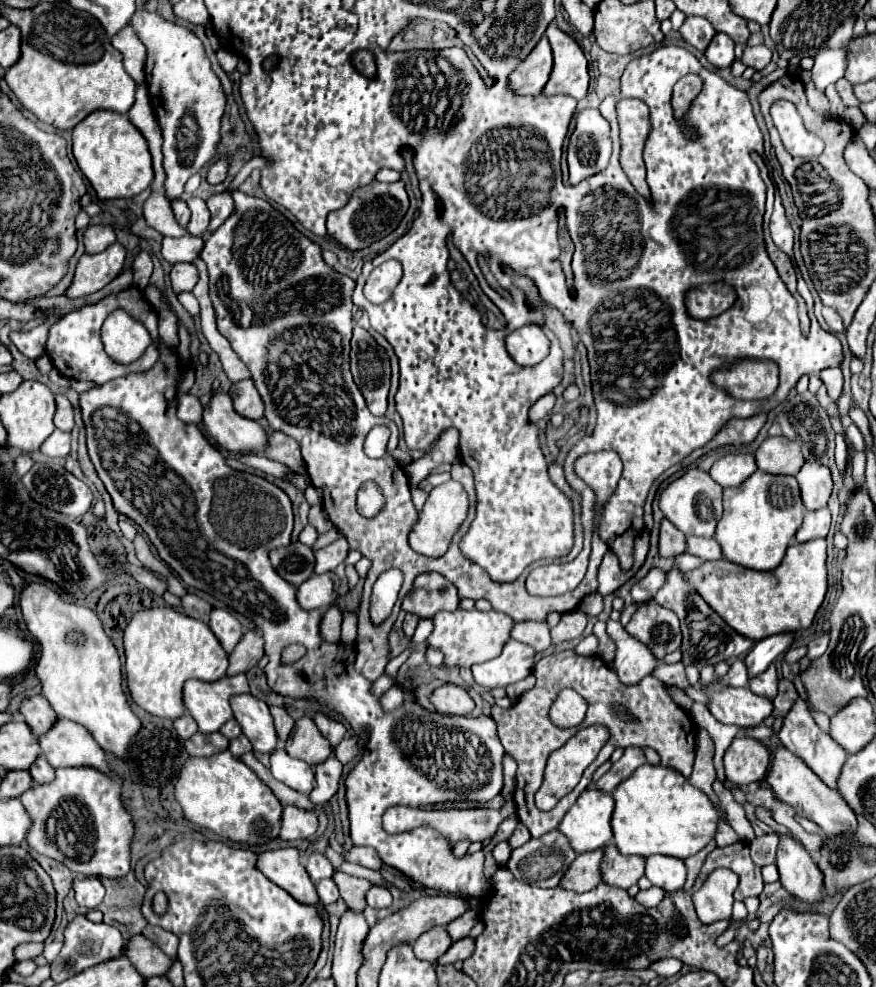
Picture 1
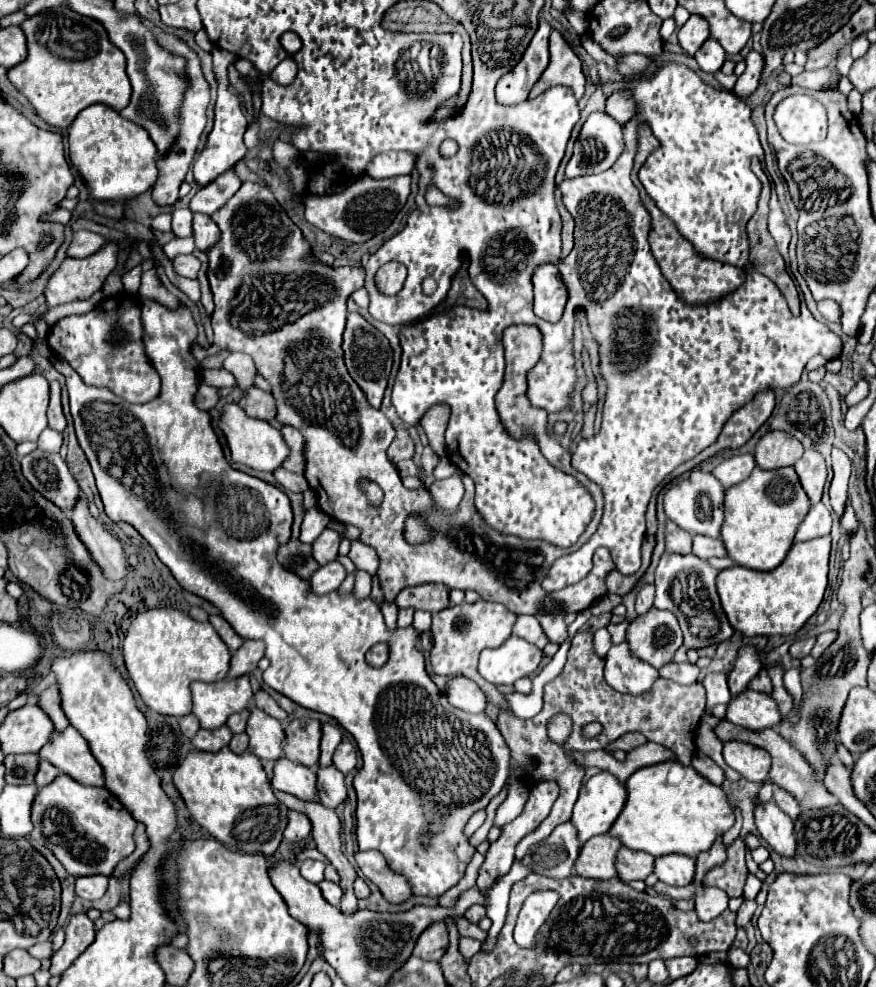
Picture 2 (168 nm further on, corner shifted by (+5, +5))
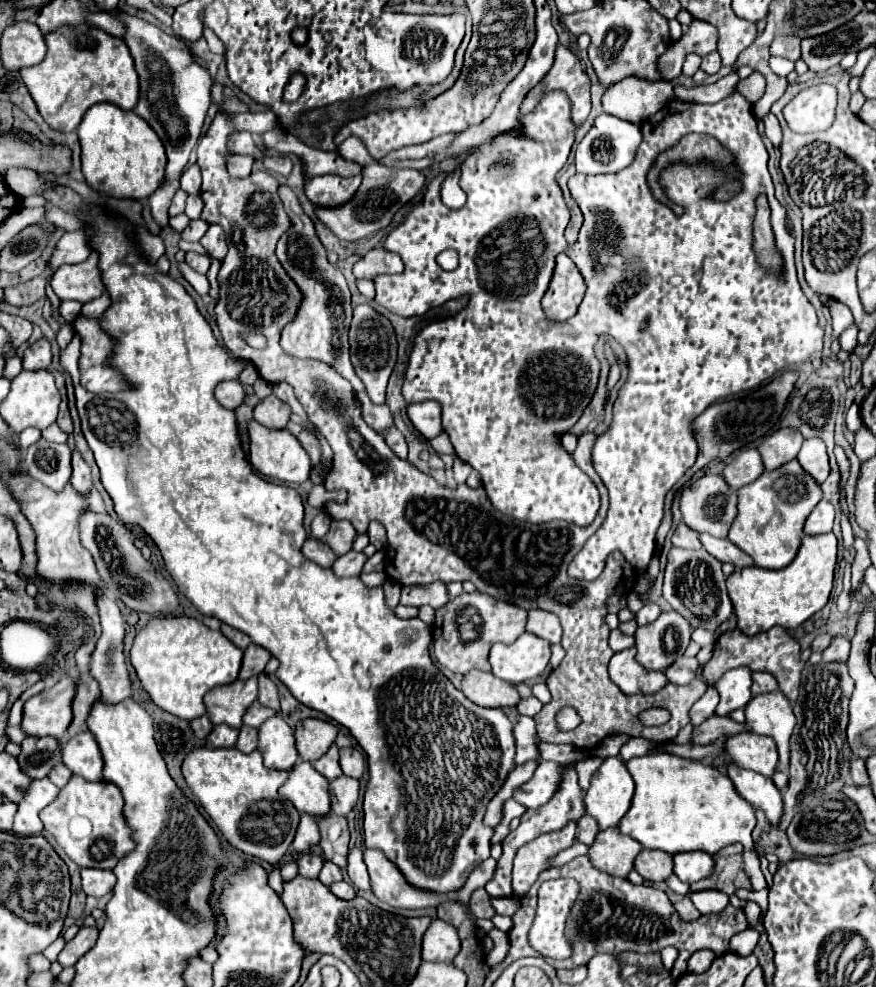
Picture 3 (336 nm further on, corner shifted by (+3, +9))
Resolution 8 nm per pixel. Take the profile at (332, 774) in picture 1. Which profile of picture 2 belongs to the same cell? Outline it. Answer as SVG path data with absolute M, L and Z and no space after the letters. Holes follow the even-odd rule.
M334 766L318 770L318 798L326 808L336 808L346 800L346 784L344 774Z

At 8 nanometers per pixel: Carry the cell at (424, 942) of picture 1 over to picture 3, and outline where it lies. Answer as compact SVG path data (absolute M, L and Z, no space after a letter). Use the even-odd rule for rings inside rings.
M432 920L430 928L422 940L422 960L428 962L452 962L452 958L460 950L460 940L456 928L446 924L444 920Z

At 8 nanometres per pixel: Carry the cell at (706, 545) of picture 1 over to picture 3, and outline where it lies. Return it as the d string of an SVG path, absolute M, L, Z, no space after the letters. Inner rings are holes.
M700 534L700 542L720 562L732 562L738 568L752 566L752 558L744 554L738 546L734 546L728 538L714 538L710 534Z

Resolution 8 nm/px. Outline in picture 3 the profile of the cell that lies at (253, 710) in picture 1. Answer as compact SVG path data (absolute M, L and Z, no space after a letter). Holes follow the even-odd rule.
M280 714L268 718L258 728L258 752L268 768L290 770L298 762L294 730L282 720Z

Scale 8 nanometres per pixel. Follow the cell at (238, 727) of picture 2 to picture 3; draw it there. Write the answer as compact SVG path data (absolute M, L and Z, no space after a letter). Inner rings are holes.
M254 702L248 710L246 710L246 714L244 714L244 718L242 718L242 722L246 724L246 726L252 726L252 728L258 728L266 718L270 718L270 716L274 716L276 712L274 710L270 710L270 708L264 708L260 702Z

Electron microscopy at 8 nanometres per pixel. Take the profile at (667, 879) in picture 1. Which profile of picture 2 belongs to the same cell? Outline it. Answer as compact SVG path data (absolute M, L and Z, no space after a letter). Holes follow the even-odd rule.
M668 854L660 856L654 862L654 874L660 882L666 882L670 886L688 886L694 878L696 870L696 858L682 856L682 854Z

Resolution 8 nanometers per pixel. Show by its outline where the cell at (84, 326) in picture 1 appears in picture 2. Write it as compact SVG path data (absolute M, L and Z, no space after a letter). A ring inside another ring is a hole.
M122 292L120 296L106 298L88 314L58 320L48 336L48 344L52 354L64 356L88 386L108 388L130 404L150 402L160 392L160 378L150 360L144 356L140 308L134 294ZM114 328L124 332L124 340L120 344L110 344Z

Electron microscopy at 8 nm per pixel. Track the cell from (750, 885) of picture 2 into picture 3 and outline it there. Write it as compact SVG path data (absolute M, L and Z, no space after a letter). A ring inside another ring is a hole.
M652 752L626 762L628 772L636 782L636 792L628 814L620 820L620 832L632 836L644 848L662 852L694 852L704 850L716 854L716 850L740 842L744 848L744 870L750 876L754 890L766 888L760 860L754 854L752 828L756 824L754 808L736 792L730 778L714 766L686 760L666 752Z

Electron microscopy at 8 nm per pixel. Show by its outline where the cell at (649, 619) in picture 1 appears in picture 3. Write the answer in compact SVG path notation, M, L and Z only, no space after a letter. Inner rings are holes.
M662 612L652 624L636 630L636 660L648 670L666 670L684 654L690 632L690 624L678 612Z

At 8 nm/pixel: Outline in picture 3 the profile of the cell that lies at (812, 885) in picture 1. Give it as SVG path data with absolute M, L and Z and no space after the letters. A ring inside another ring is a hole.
M728 766L728 778L734 782L738 794L748 800L754 808L762 810L768 818L768 822L772 826L778 826L780 818L782 818L782 794L780 790L774 786L774 782L766 776L760 776L758 772L752 770L744 770L738 766Z

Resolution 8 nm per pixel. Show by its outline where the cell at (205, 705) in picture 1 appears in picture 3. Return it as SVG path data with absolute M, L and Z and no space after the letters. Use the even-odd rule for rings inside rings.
M252 676L246 682L236 680L232 684L216 686L206 692L204 706L206 716L212 724L228 724L234 728L242 726L242 714L257 699L258 678Z

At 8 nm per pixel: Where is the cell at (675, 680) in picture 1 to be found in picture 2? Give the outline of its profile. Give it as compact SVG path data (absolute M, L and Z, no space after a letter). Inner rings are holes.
M670 662L670 664L660 668L662 678L674 680L678 684L694 684L698 678L698 672L700 672L700 668L696 664L690 664L690 662L684 662L684 664Z

